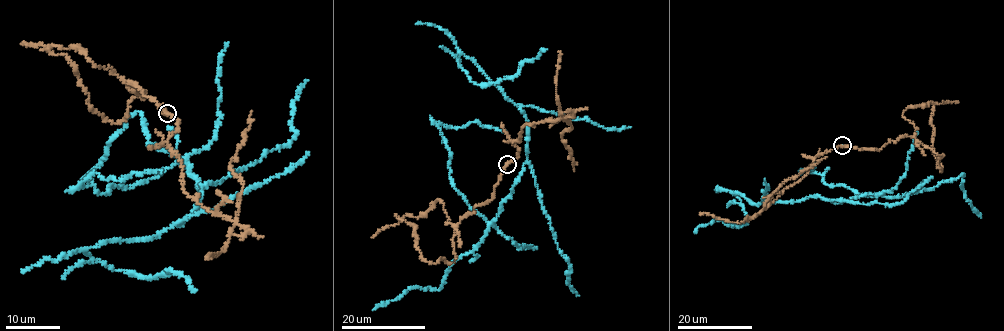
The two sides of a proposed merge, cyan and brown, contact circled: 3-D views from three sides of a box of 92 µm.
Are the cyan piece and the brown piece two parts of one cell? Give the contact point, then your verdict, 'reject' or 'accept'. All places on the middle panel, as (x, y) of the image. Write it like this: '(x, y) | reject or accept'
(507, 164) | reject

